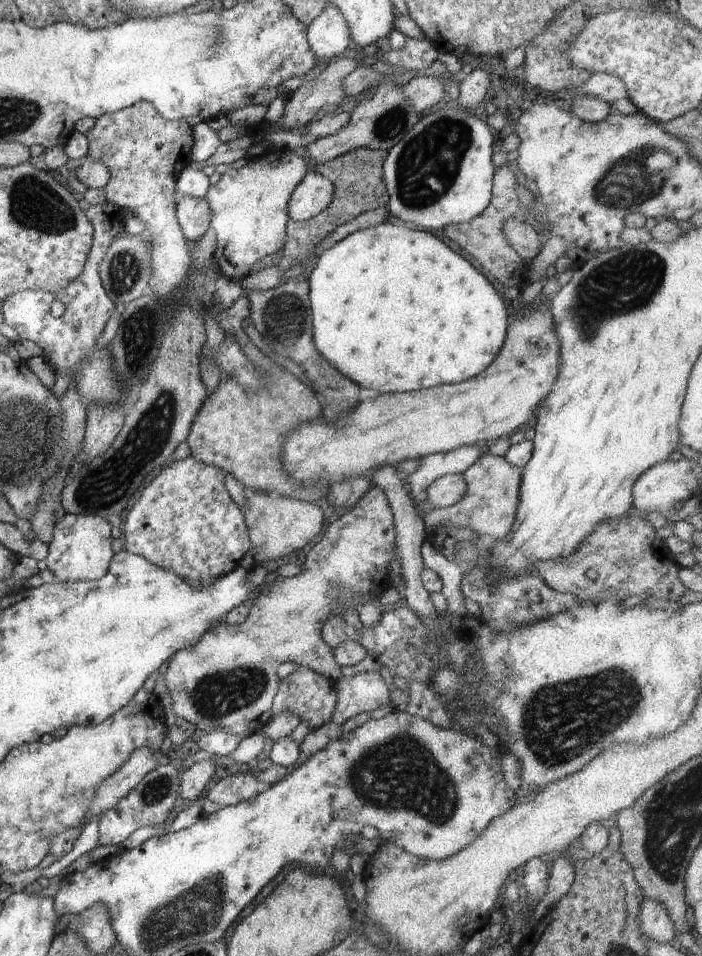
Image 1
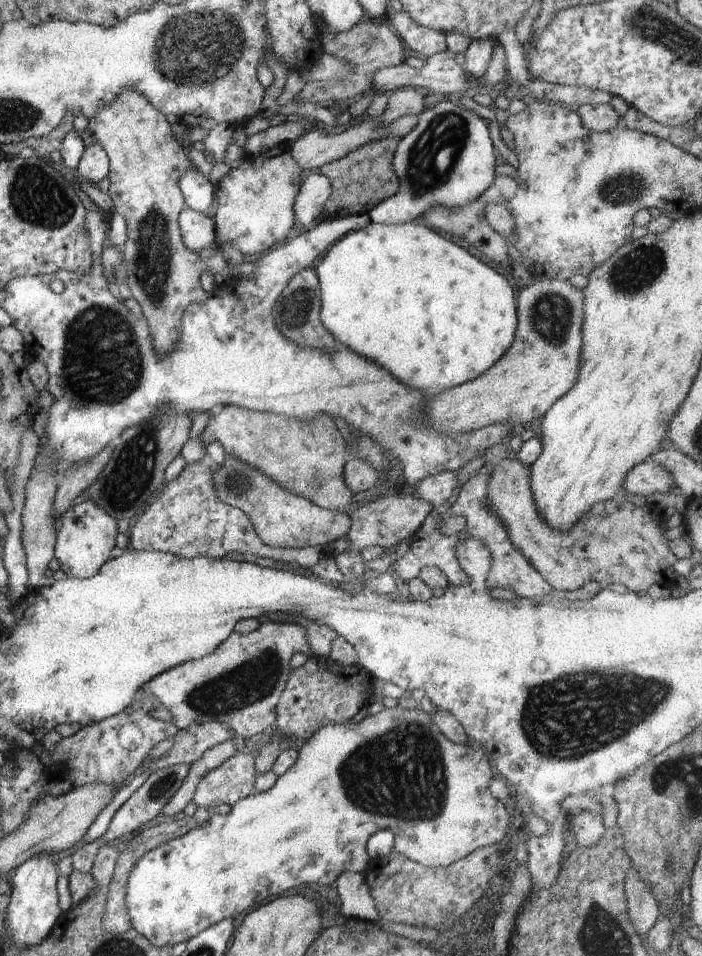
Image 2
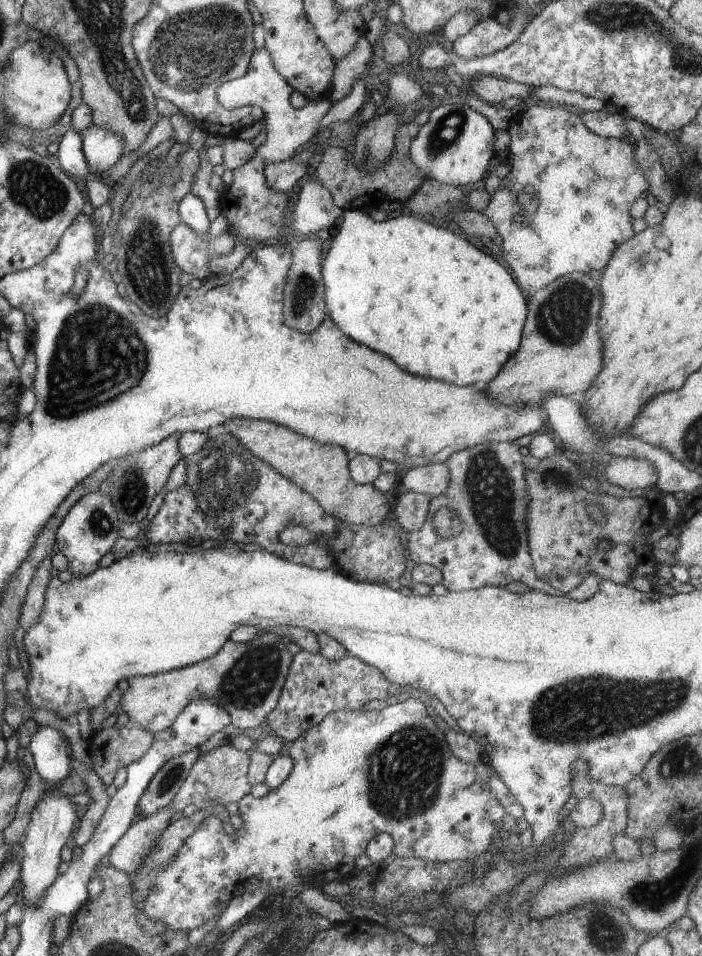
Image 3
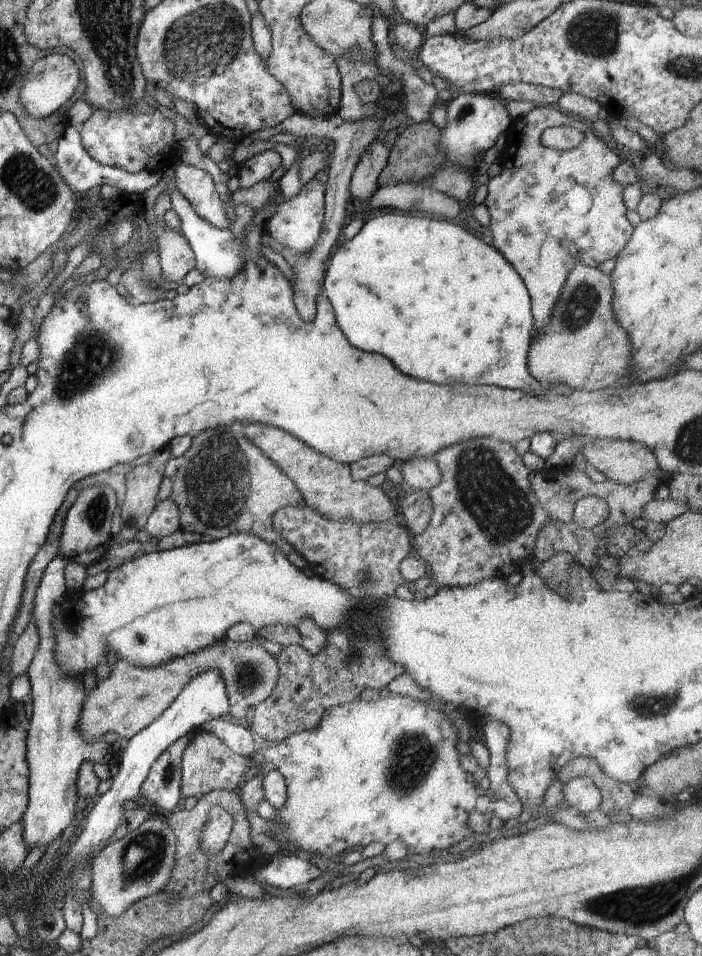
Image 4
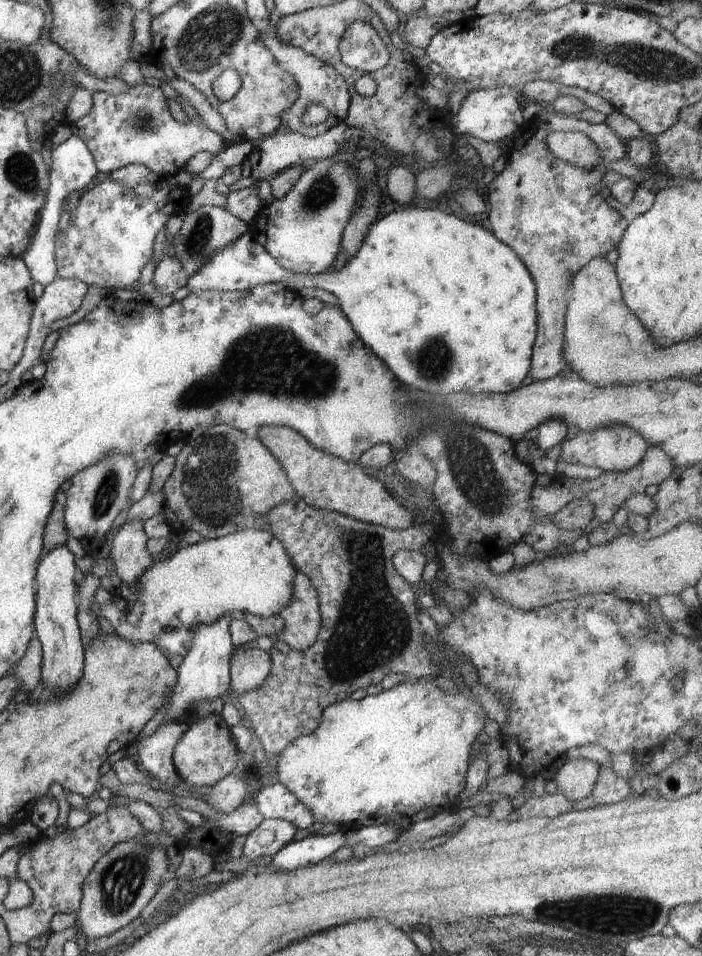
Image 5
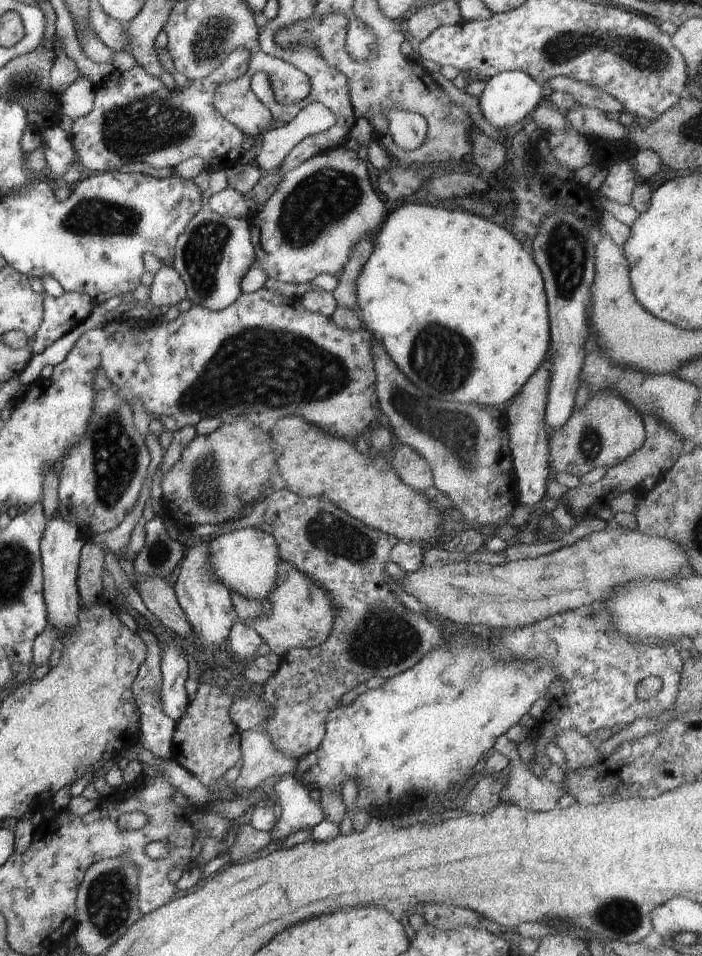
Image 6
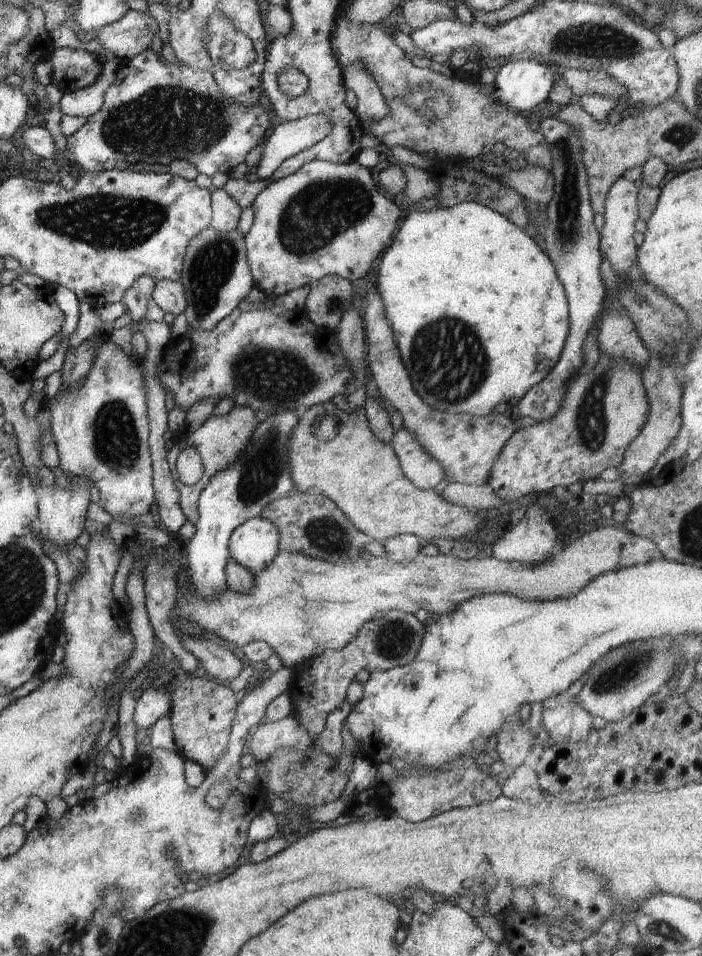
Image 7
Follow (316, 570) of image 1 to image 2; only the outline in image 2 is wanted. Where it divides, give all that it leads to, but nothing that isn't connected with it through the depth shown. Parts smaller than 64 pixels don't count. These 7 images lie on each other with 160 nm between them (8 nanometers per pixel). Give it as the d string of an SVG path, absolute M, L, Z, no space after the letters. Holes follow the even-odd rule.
M384 494L370 499L370 502L362 504L357 510L348 512L351 518L351 525L347 532L348 548L337 556L328 553L336 564L340 564L340 570L346 568L346 580L358 580L364 572L364 562L361 550L367 546L383 546L394 550L404 538L409 540L413 534L422 526L433 506L421 497L414 498L408 494ZM344 564L344 568L342 568ZM265 619L255 631L248 634L240 634L233 630L228 638L214 649L214 652L196 660L177 664L149 680L145 688L150 696L162 702L174 716L172 722L179 729L187 729L194 723L218 722L228 726L238 739L249 739L254 734L264 732L266 728L274 727L277 704L291 673L290 659L298 652L308 657L315 656L308 644L305 628L297 623L281 623Z

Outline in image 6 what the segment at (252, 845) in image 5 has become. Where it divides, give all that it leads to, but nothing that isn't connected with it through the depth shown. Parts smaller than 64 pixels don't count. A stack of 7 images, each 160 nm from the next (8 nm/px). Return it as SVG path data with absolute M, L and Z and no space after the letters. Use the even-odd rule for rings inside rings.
M292 775L267 782L267 788L269 787L276 791L275 803L278 806L277 821L268 832L273 847L290 834L304 828L312 828L324 820L323 802L313 802L309 796L310 792L299 785Z

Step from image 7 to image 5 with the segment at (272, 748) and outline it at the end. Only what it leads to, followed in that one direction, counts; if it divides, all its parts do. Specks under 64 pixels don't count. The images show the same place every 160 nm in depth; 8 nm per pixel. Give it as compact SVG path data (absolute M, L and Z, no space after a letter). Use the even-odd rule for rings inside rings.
M230 774L212 786L207 797L204 801L216 812L230 814L247 799L247 786L242 779Z

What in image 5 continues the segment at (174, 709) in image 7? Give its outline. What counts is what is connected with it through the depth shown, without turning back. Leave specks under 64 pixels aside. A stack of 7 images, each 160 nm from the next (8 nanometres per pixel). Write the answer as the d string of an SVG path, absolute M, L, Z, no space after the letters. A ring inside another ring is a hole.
M211 714L196 720L182 735L173 752L174 766L186 789L198 789L202 786L214 786L219 780L232 774L239 761L240 751L230 740L229 726L220 714Z

